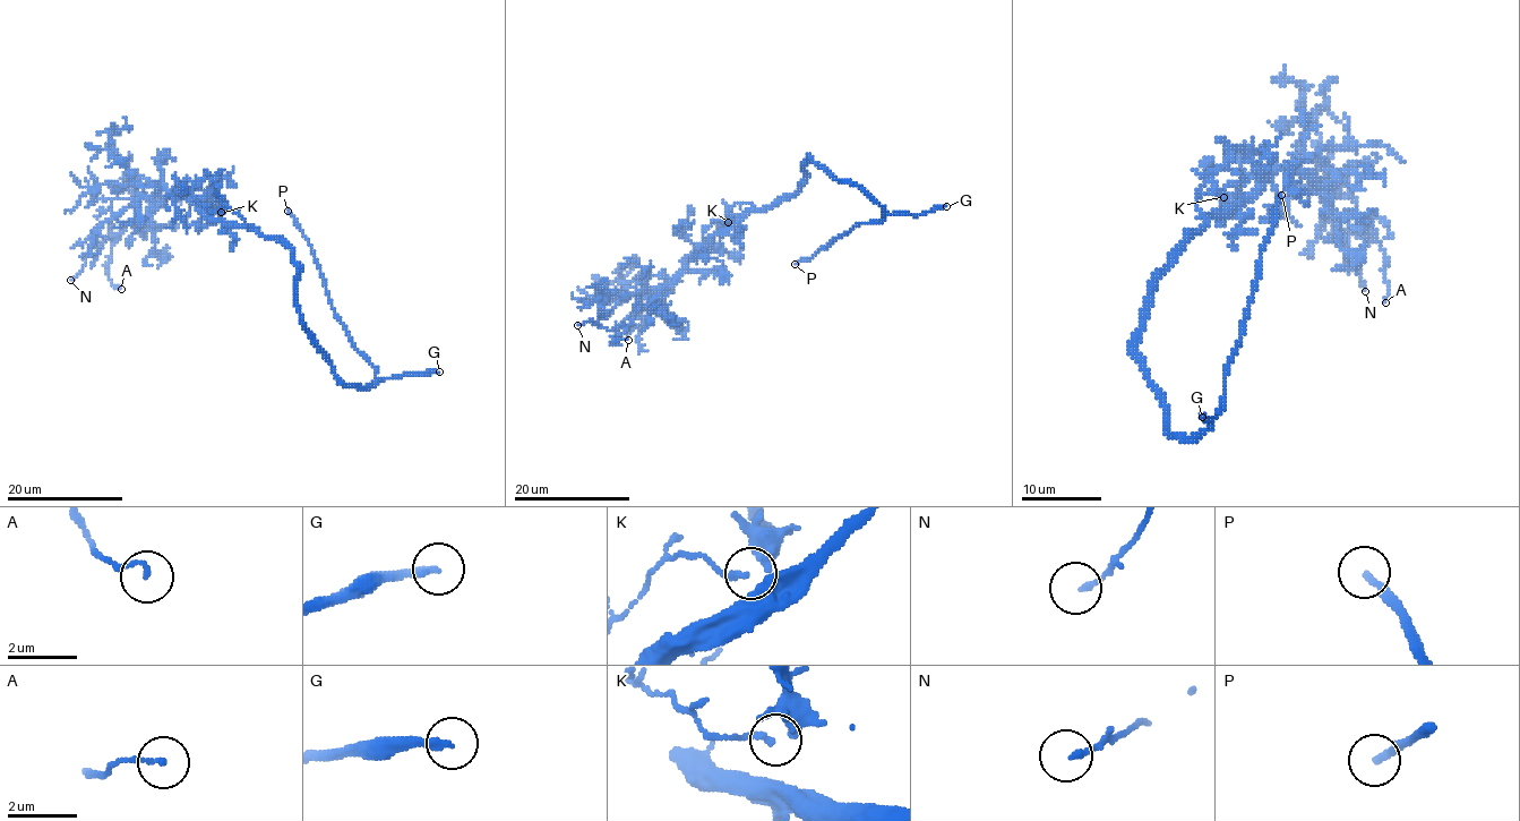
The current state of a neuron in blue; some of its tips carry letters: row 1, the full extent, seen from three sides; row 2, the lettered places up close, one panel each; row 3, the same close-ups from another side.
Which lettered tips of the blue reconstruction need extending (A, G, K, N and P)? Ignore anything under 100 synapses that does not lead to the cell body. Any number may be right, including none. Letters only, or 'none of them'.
G, P

